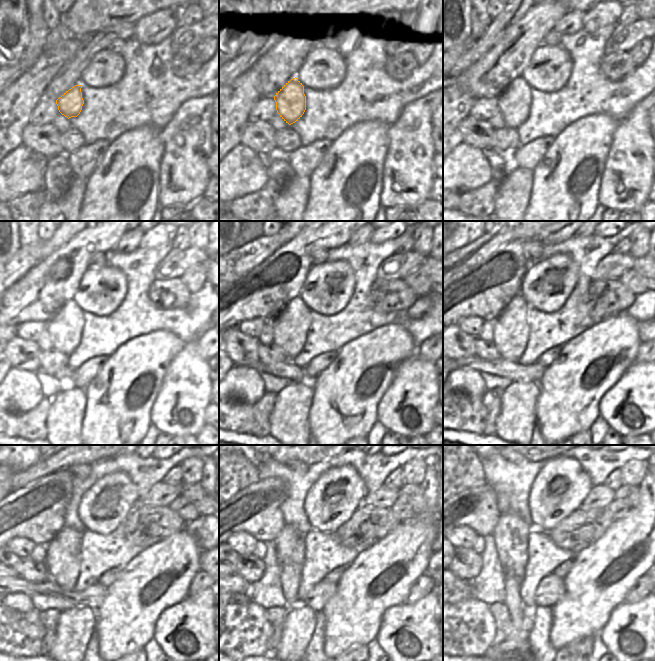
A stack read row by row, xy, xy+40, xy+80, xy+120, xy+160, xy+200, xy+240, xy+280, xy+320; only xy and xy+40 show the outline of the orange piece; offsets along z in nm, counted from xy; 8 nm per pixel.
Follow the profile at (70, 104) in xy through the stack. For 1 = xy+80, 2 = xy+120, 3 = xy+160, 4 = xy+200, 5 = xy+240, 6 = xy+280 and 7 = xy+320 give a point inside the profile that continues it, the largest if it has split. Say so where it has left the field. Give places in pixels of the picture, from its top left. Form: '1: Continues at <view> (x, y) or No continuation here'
1: Continues at xy+80 (514, 102)
2: Continues at xy+120 (65, 328)
3: Continues at xy+160 (290, 326)
4: Continues at xy+200 (511, 331)
5: Continues at xy+240 (62, 561)
6: Continues at xy+280 (290, 573)
7: Continues at xy+320 (514, 603)

